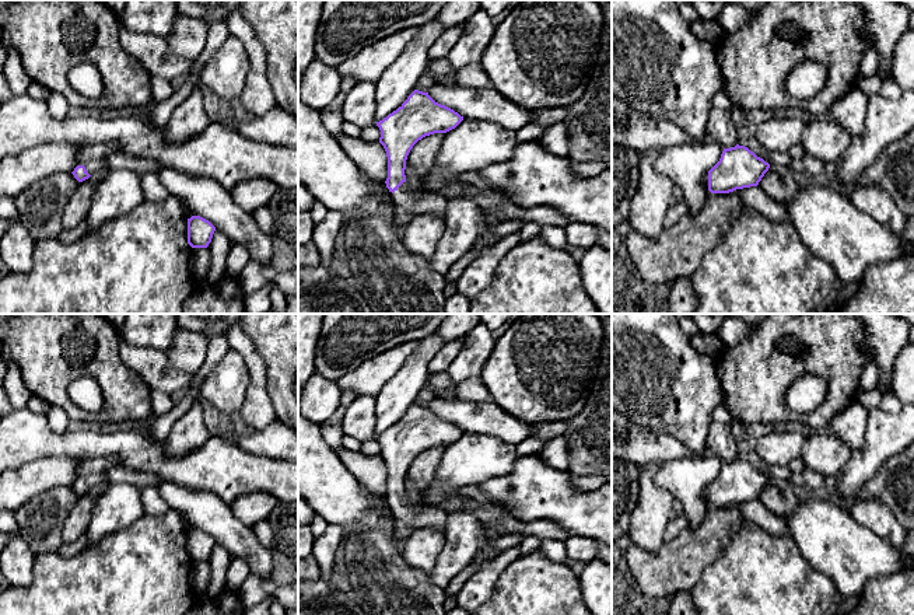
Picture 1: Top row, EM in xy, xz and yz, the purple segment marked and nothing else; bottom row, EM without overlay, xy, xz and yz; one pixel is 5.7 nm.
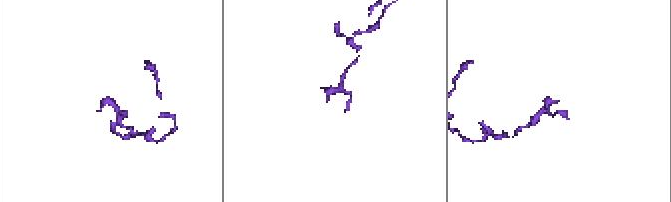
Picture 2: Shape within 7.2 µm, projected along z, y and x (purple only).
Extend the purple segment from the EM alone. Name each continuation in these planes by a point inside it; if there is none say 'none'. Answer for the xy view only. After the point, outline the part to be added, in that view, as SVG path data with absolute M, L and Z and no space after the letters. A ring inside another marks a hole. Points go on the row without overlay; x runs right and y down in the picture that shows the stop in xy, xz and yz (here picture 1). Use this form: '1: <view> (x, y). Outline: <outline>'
1: xy (95, 481). Outline: M104 474L88 475L83 479L91 490L108 485Z

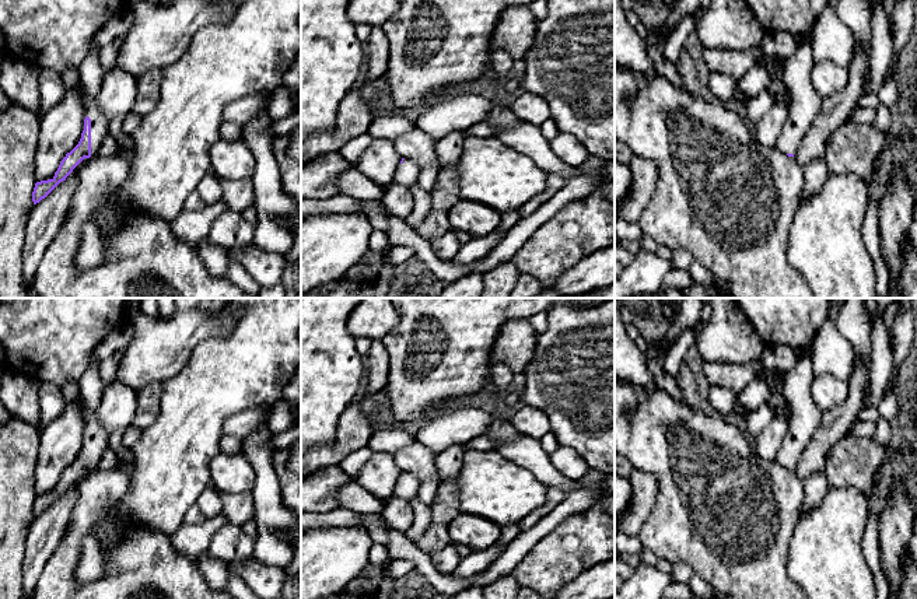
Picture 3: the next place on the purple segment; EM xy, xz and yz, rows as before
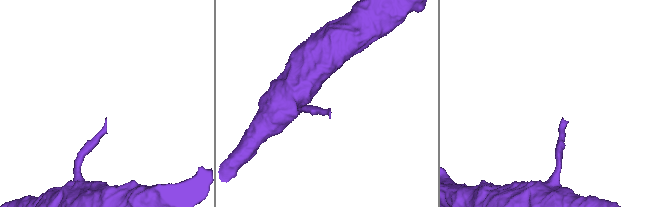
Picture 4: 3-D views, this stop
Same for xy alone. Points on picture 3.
1: xy (90, 385). Outline: M127 323L108 333L94 348L98 362L88 367L77 381L78 403L83 407L84 425L91 432L91 469L98 467L104 451L109 448L109 432L99 424L97 413L106 386L99 375L99 364L113 357L118 350L126 350L133 334L133 327Z

